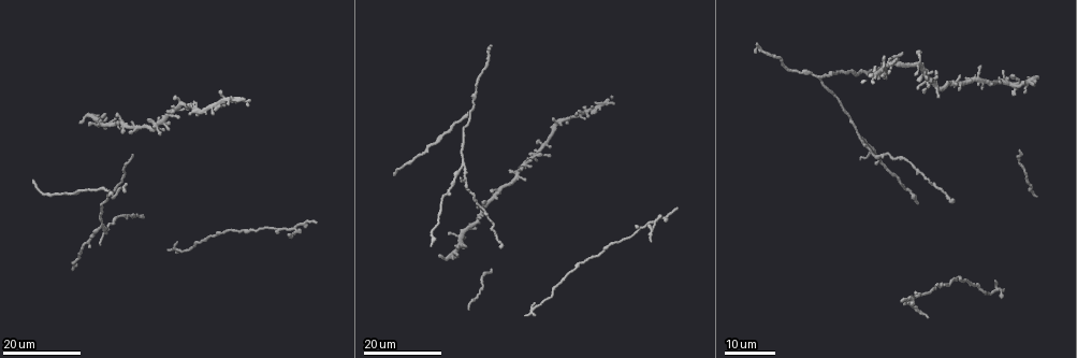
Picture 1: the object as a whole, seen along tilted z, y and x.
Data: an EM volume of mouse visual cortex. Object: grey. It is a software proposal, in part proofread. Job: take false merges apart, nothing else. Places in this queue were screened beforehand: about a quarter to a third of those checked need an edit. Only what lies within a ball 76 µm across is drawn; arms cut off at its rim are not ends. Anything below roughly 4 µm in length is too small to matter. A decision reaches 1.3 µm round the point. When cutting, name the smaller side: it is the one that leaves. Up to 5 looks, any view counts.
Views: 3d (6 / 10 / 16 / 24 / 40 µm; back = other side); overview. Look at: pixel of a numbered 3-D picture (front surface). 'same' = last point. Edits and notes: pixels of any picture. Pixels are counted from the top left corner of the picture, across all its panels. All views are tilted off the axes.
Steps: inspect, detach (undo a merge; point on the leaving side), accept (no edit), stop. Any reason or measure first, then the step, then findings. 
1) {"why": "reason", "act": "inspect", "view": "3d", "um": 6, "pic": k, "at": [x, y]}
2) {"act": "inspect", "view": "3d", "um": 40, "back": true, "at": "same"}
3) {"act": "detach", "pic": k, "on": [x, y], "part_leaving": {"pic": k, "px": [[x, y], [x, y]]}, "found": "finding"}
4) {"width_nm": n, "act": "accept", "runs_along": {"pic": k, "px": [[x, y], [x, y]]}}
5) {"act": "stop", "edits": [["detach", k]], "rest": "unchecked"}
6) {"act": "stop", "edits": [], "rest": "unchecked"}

{"why": "three arms meet", "act": "inspect", "view": "3d", "um": 16, "pic": 1, "at": [817, 79]}

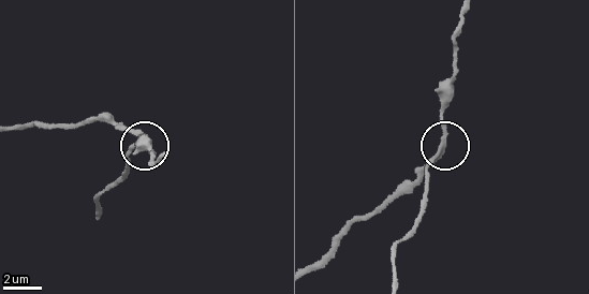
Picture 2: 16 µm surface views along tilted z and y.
{"why": "closer look", "act": "inspect", "view": "3d", "um": 10, "pic": 2, "at": [440, 147]}

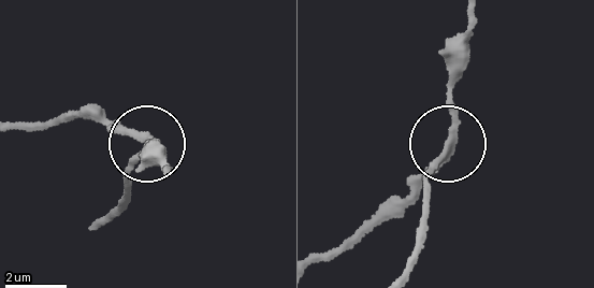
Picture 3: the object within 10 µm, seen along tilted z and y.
{"act": "detach", "pic": 3, "on": [130, 130], "part_leaving": {"pic": 3, "px": [[454, 142], [362, 230], [316, 258]]}, "found": "two neurons meet here"}

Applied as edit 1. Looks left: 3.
{"why": "see it whole again", "act": "inspect", "view": "overview"}

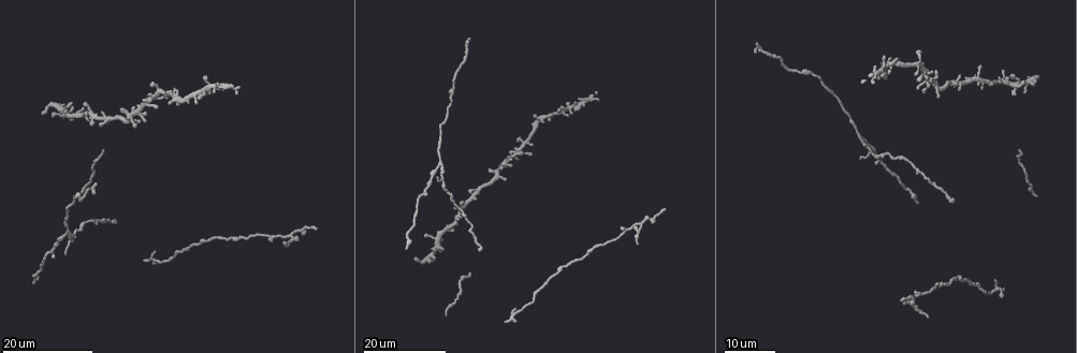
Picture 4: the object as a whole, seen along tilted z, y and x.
{"why": "two arms in line, one across", "act": "inspect", "view": "3d", "um": 24, "pic": 4, "at": [66, 233]}

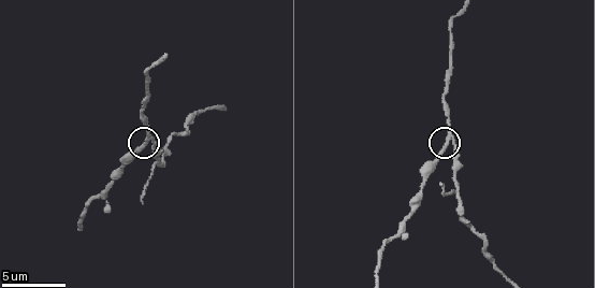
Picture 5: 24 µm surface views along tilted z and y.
{"act": "inspect", "view": "3d", "um": 6, "pic": 5, "at": [147, 139]}

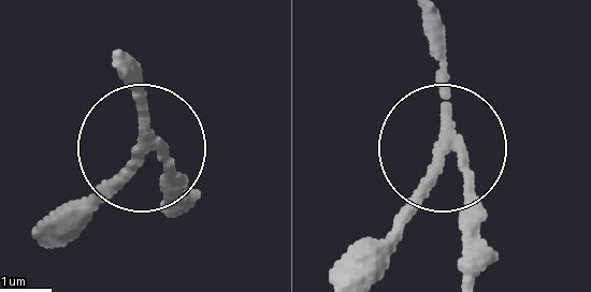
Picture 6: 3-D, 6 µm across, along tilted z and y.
{"width_nm": 180, "act": "detach", "pic": 6, "on": [167, 170], "part_leaving": {"pic": 6, "px": [[147, 137], [170, 164], [171, 219]]}, "found": "two neurons meet here"}

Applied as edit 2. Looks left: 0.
{"act": "stop", "edits": [["detach", 3], ["detach", 6]], "rest": "unchecked"}

